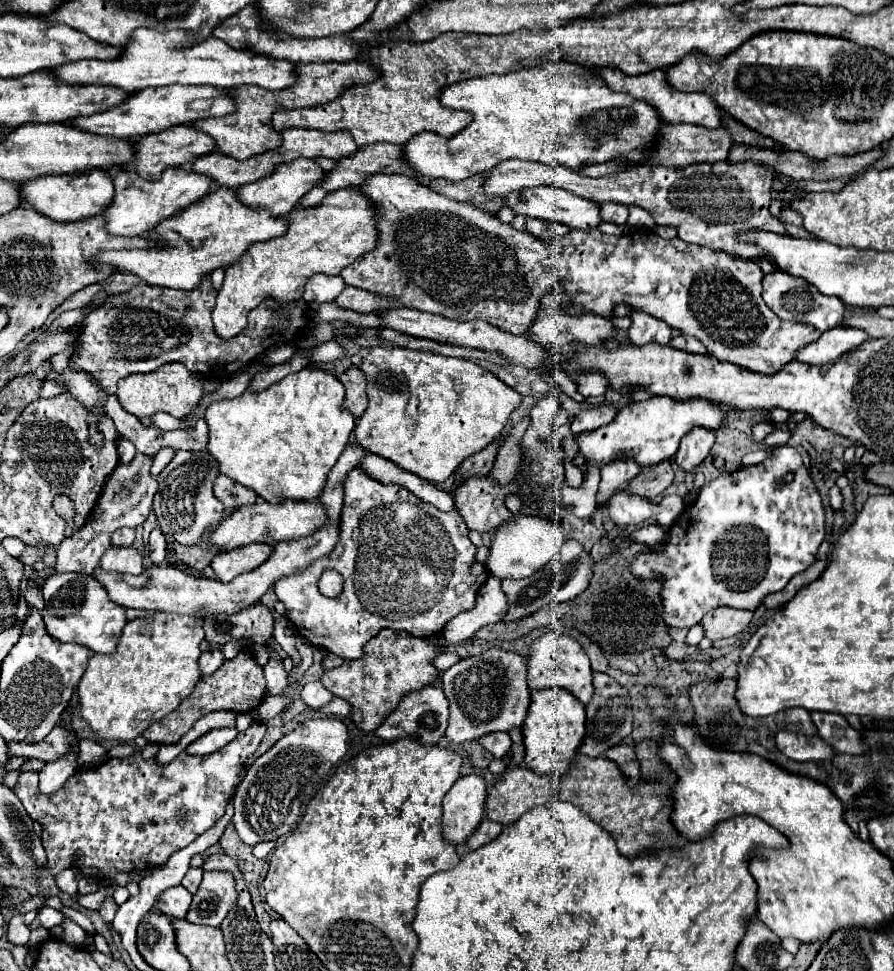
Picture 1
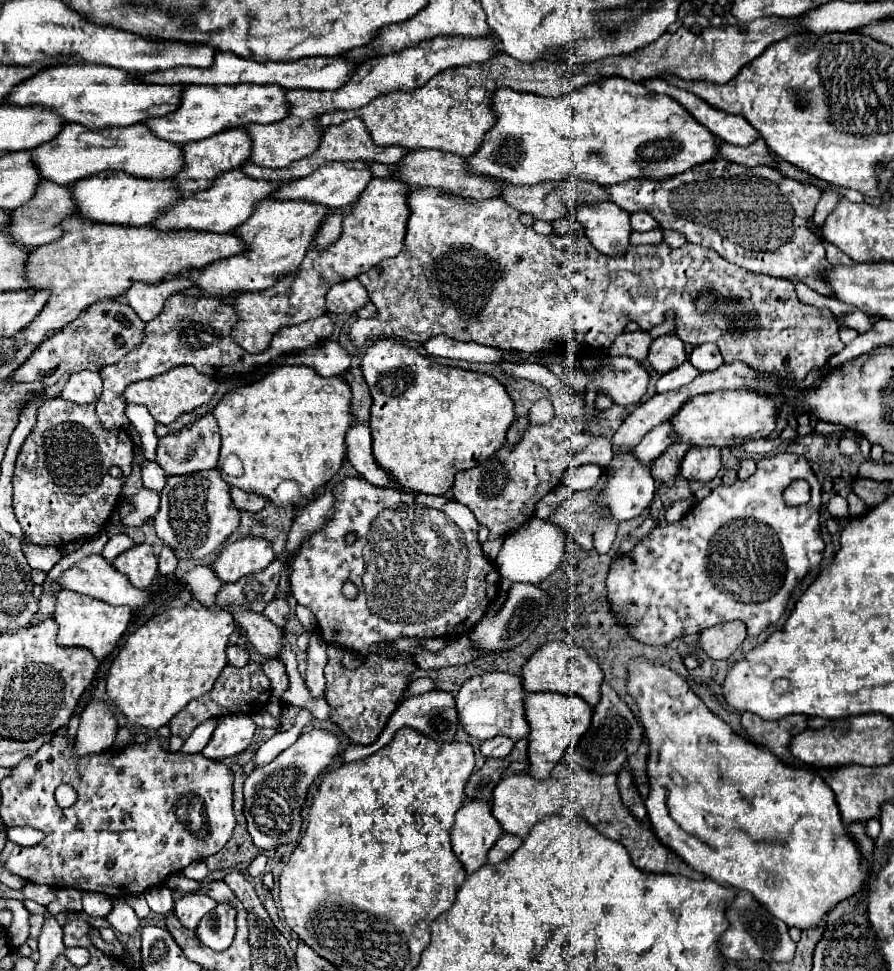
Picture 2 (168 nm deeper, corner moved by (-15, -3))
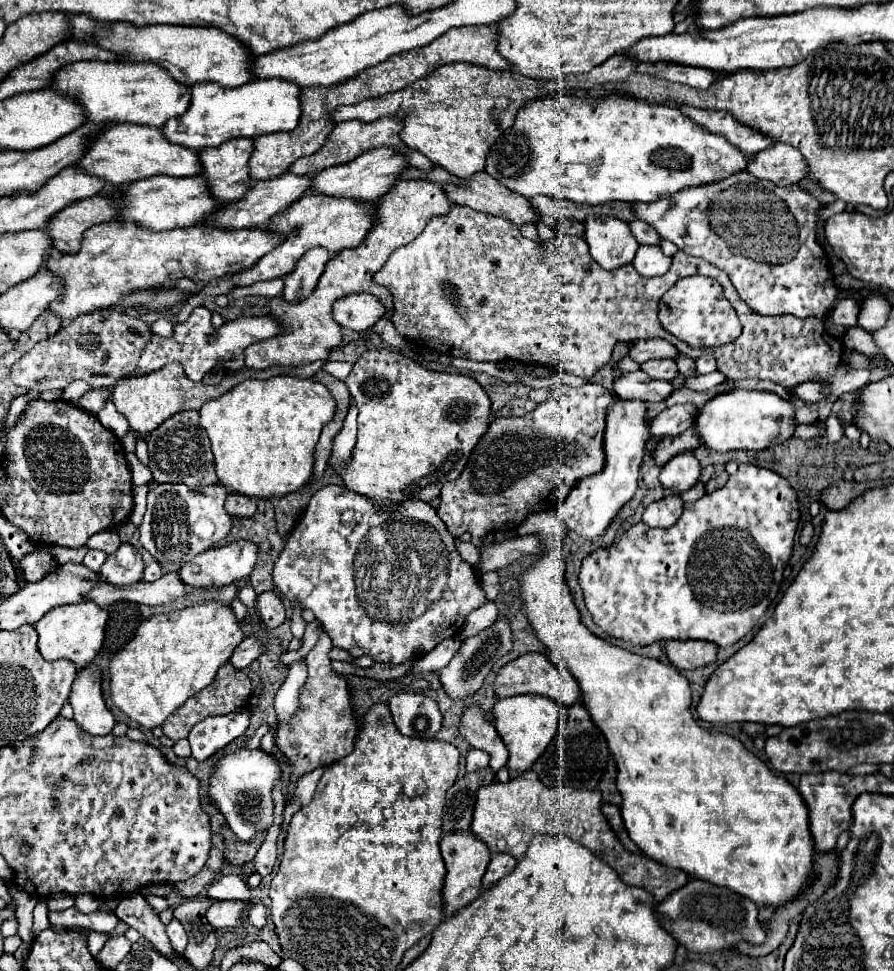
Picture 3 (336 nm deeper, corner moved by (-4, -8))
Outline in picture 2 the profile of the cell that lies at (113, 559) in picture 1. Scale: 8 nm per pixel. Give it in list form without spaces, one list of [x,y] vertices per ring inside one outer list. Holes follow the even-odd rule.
[[[138,544],[132,550],[126,550],[112,564],[138,588],[148,588],[158,572],[158,560],[150,544]]]

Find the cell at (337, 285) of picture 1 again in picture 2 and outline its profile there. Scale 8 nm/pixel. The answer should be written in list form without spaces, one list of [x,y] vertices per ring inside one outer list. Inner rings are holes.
[[[356,278],[334,284],[326,294],[326,308],[328,312],[334,314],[344,314],[344,312],[354,314],[366,302],[368,302],[368,292]]]

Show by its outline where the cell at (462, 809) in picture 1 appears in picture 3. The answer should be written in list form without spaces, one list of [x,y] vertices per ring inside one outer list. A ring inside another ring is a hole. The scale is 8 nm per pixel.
[[[459,833],[459,835],[445,835],[441,839],[441,855],[443,861],[447,865],[447,875],[443,881],[443,915],[451,917],[457,911],[461,911],[467,903],[471,903],[473,899],[477,899],[481,895],[481,879],[485,875],[485,869],[491,861],[491,851],[485,847],[485,843],[481,843],[477,837],[473,837],[471,833]]]

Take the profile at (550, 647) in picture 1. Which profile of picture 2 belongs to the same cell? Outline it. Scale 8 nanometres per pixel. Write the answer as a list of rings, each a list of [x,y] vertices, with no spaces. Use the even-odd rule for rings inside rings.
[[[546,642],[524,664],[522,678],[528,692],[562,692],[584,698],[590,706],[596,706],[600,702],[600,684],[604,680],[604,674],[598,662],[588,656],[584,648],[568,646],[566,642]]]

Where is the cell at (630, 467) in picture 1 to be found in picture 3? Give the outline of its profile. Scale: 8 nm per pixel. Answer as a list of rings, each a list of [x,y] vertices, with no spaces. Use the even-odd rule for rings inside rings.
[[[693,403],[667,407],[663,413],[659,413],[651,421],[651,435],[657,439],[661,439],[665,435],[679,435],[685,429],[693,427],[697,413],[699,413],[699,407]]]

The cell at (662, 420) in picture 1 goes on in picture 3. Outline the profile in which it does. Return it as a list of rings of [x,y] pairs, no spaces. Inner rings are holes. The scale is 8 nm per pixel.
[[[731,389],[729,393],[723,393],[705,403],[695,417],[695,429],[701,433],[703,443],[713,451],[759,451],[773,445],[781,445],[793,437],[795,427],[795,405],[771,391]]]

